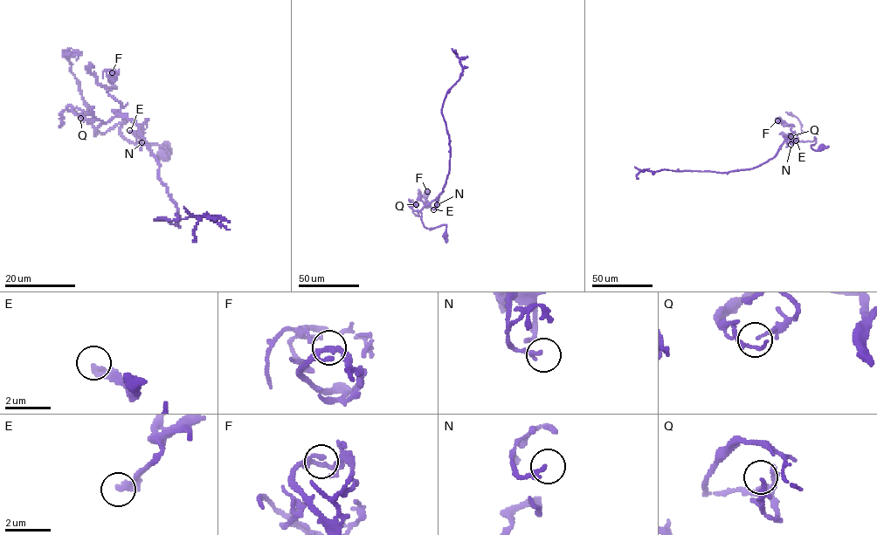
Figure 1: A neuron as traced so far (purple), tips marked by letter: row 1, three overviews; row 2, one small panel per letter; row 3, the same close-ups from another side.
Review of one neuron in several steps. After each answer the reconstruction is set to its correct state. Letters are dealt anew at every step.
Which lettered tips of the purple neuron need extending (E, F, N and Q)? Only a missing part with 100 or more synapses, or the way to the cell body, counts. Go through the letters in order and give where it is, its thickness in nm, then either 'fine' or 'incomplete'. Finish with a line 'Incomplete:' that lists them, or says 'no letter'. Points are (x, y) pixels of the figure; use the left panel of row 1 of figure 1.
E: (129, 130) | 280 nm | fine
F: (112, 72) | 240 nm | fine
N: (141, 142) | 190 nm | fine
Q: (80, 118) | 100 nm | fine
Incomplete: no letter

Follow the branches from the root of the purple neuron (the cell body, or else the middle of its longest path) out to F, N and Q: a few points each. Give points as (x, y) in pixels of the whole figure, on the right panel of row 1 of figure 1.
F: (822, 148), (811, 147), (815, 137), (812, 141), (795, 140), (790, 135), (794, 126), (777, 120)
N: (822, 148), (811, 147), (815, 137), (812, 141), (798, 141), (789, 135), (786, 138), (790, 144)
Q: (822, 148), (811, 147), (815, 137), (812, 141), (798, 141), (796, 133), (792, 132), (790, 136)

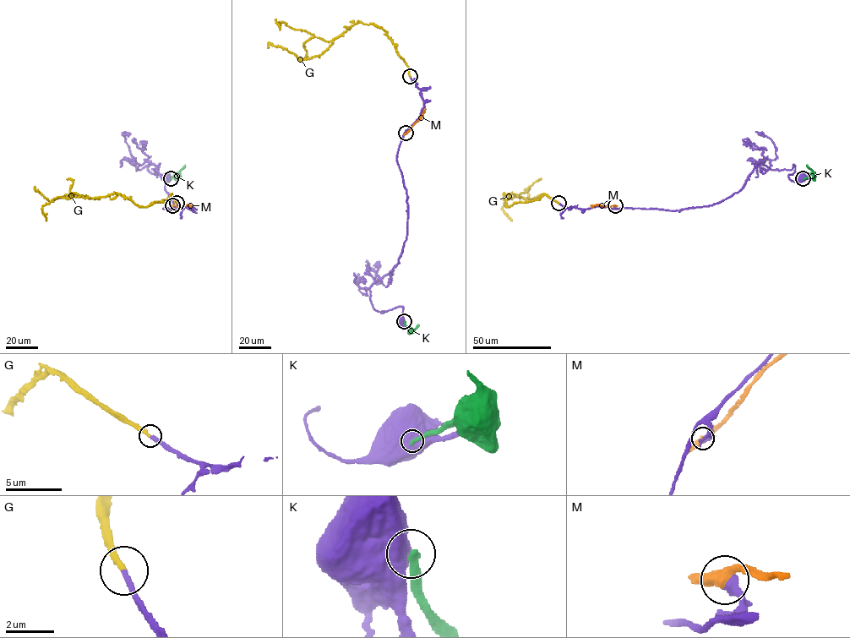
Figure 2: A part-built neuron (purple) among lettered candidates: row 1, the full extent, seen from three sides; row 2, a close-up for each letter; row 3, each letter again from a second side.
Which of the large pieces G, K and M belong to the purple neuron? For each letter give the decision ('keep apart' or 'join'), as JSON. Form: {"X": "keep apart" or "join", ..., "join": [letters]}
{"G": "join", "K": "keep apart", "M": "keep apart", "join": ["G"]}

